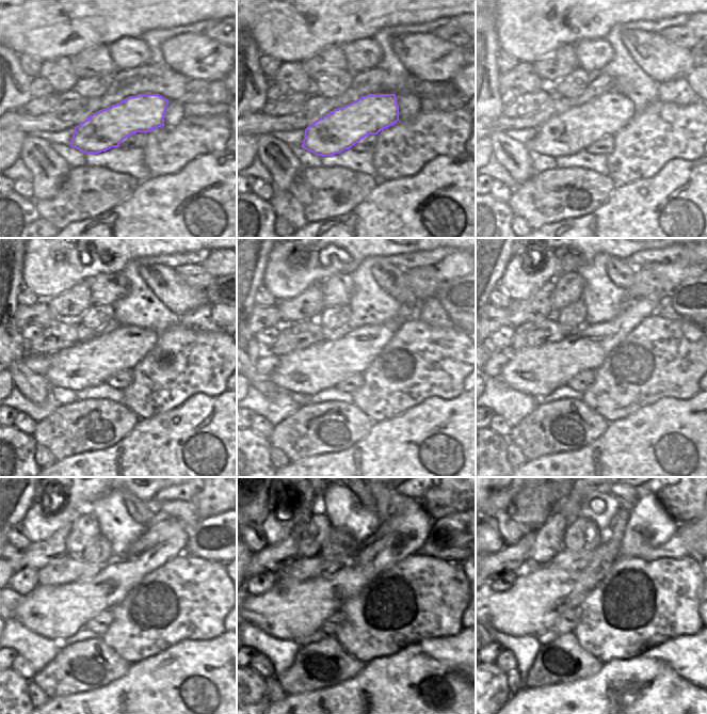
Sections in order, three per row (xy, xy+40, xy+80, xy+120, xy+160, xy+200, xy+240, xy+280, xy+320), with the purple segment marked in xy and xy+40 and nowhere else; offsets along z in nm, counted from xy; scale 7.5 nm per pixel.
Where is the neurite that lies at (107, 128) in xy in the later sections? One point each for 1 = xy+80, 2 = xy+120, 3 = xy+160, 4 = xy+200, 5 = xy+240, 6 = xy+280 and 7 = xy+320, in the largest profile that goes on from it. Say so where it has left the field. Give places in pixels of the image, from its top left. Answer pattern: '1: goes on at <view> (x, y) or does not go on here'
1: goes on at xy+80 (576, 129)
2: goes on at xy+120 (89, 363)
3: goes on at xy+160 (323, 365)
4: goes on at xy+200 (537, 371)
5: goes on at xy+240 (57, 612)
6: goes on at xy+280 (292, 609)
7: goes on at xy+320 (529, 607)

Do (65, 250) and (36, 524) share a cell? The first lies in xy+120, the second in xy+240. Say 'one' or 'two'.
one

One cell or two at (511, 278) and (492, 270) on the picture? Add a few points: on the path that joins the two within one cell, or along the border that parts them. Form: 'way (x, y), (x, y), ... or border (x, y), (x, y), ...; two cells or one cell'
border (512, 254), (498, 283); two cells

